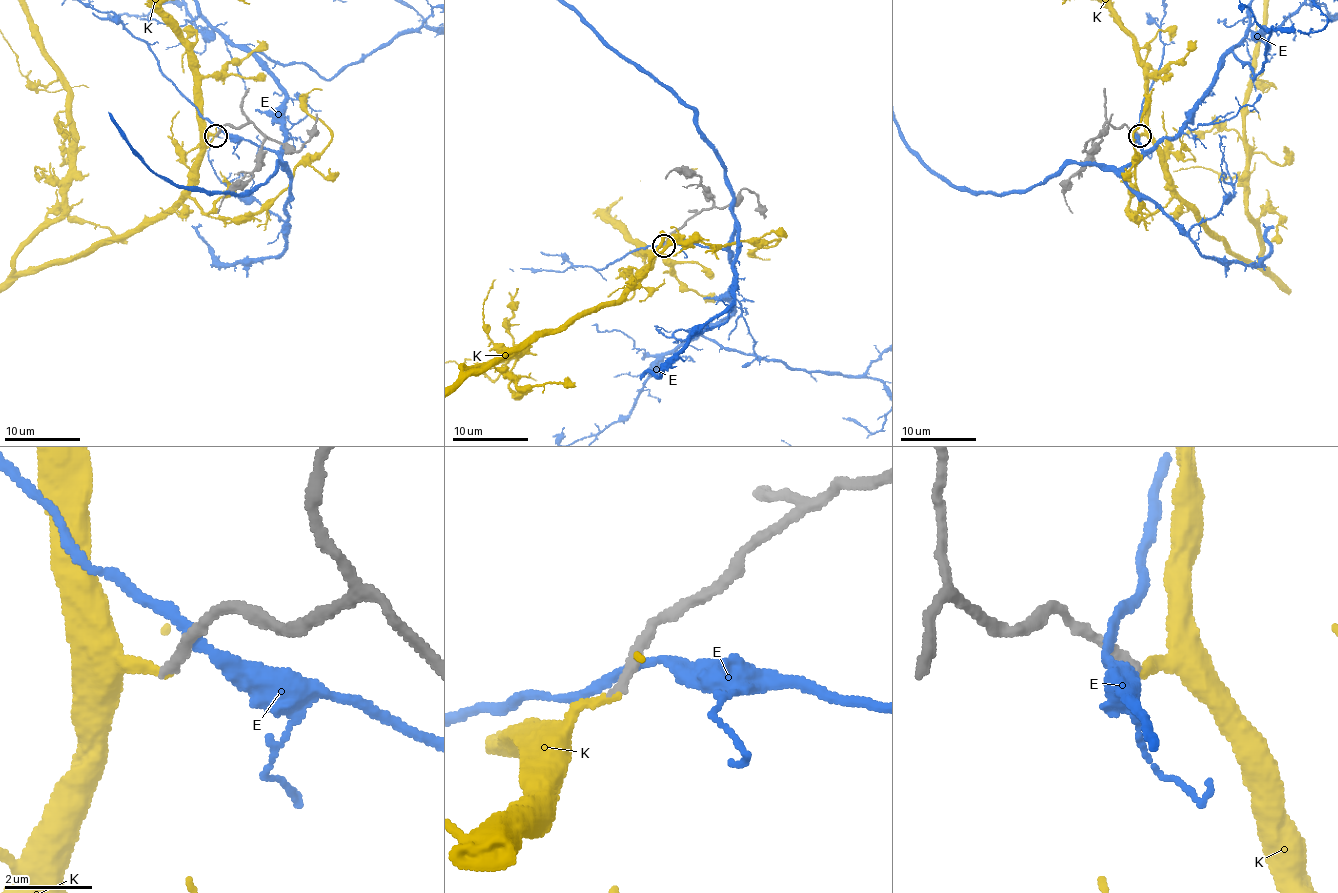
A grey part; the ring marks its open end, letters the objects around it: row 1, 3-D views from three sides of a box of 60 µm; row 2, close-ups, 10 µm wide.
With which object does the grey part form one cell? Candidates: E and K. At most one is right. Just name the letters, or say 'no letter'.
K

